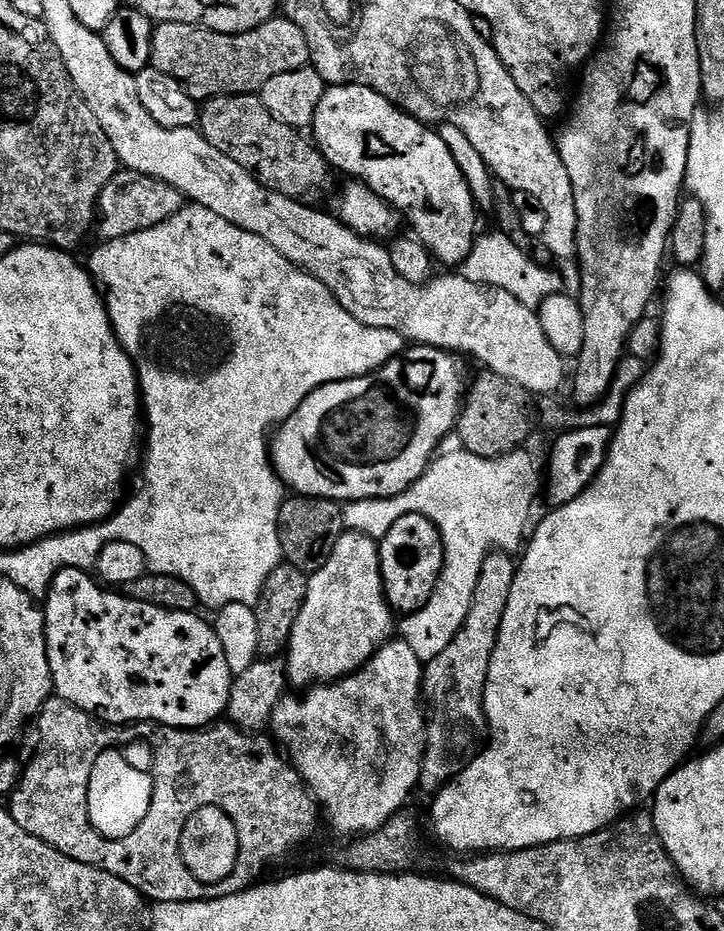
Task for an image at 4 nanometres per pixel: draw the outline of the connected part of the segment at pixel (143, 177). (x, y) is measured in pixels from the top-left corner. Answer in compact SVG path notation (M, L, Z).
M121 170L106 186L98 205L98 232L101 241L117 240L142 230L150 230L186 207L184 196L174 186L146 174Z

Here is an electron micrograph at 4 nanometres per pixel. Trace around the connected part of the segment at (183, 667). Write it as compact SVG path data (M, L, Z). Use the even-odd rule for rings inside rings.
M64 568L52 580L52 588L46 597L44 610L44 633L48 639L48 661L52 671L52 687L55 695L66 703L80 708L109 726L129 726L139 720L153 720L153 725L165 728L202 729L219 721L227 713L233 682L230 666L226 666L226 654L222 651L222 642L218 642L218 634L211 623L208 624L196 612L175 612L158 606L150 606L146 602L131 600L116 590L109 590L95 575L77 568Z

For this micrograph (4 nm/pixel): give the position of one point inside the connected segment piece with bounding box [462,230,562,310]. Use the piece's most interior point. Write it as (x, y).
(494, 261)

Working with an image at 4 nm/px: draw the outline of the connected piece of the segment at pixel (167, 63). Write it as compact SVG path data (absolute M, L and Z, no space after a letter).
M277 18L258 26L249 32L238 34L222 34L214 30L199 28L193 24L161 24L154 30L152 38L151 67L162 70L162 74L170 74L197 102L212 100L216 96L246 96L259 93L270 78L277 74L286 74L290 70L302 70L309 67L312 51L306 42L306 34L300 27L287 18Z

